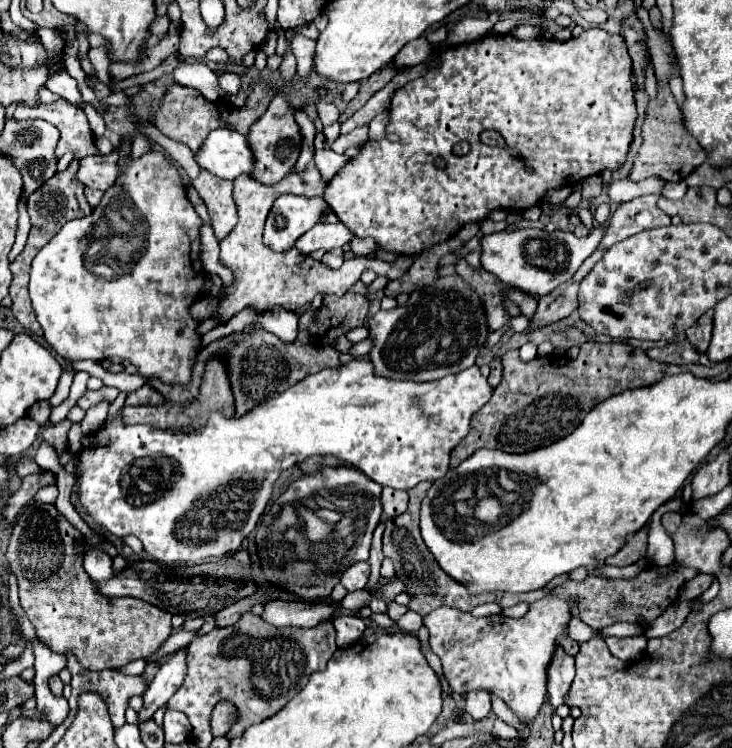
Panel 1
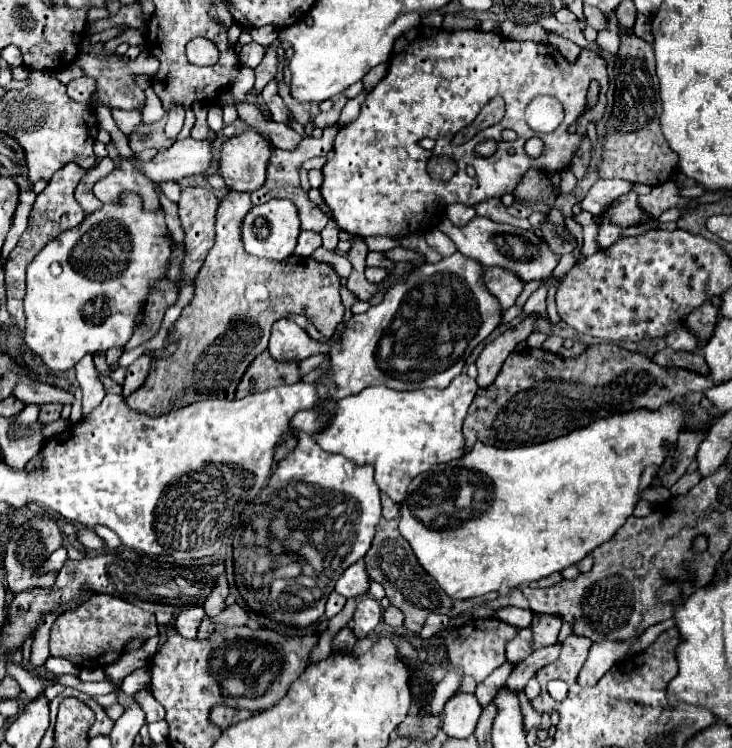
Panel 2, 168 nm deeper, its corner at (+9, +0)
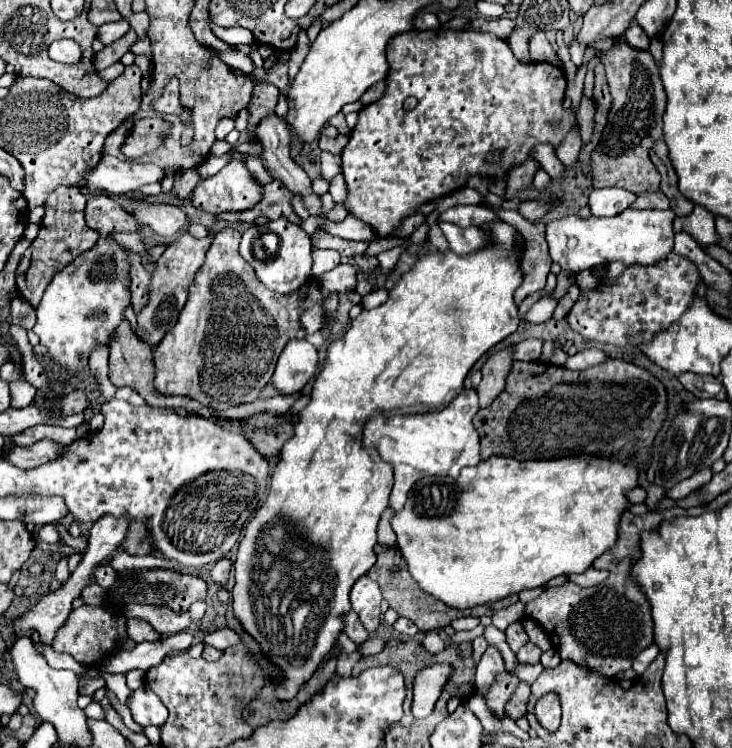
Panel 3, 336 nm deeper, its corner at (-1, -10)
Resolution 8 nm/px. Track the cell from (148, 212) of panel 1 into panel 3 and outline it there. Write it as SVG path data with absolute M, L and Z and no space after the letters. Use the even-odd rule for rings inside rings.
M100 238L86 254L82 254L82 258L76 258L74 264L66 266L66 270L58 272L54 276L54 280L46 288L46 292L36 308L36 326L32 328L34 334L40 338L40 344L44 344L48 348L48 354L54 358L54 362L58 362L66 370L74 372L88 364L90 350L94 346L108 344L110 334L124 318L124 308L130 304L130 290L128 290L130 274L128 272L130 272L130 264L124 254L124 246L120 246L108 238Z

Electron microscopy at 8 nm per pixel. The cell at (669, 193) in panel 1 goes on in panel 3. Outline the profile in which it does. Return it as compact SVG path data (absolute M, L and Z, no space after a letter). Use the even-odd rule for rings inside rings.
M600 188L590 192L588 206L594 216L614 216L616 212L622 212L628 208L628 204L634 200L634 194L620 190L620 188Z

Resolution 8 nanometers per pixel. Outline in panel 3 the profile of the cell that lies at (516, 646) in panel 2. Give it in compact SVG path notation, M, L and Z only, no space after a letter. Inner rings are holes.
M512 622L512 624L506 628L506 642L508 642L508 646L510 646L514 652L518 652L526 640L528 640L528 634L524 632L524 628L522 628L520 622Z

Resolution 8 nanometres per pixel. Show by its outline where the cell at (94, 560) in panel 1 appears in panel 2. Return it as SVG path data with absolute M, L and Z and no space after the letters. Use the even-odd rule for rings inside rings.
M61 547L48 556L48 558L44 561L44 564L36 570L36 574L44 574L49 571L58 572L63 567L67 559L67 550L65 547Z

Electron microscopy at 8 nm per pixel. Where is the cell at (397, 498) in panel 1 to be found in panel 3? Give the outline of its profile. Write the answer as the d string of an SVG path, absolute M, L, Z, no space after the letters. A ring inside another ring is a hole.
M386 508L382 512L382 518L380 518L380 526L378 526L378 544L384 544L384 546L394 546L396 544L396 534L390 526L390 518L392 518L394 510L392 508Z

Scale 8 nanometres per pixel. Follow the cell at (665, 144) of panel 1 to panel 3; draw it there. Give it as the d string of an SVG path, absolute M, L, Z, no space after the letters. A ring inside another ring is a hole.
M616 40L616 44L608 52L598 52L596 56L606 68L612 108L602 138L590 156L592 184L594 188L616 186L634 194L654 192L660 188L660 182L658 172L648 158L648 152L654 140L662 138L662 114L666 110L666 94L658 66L654 64L650 52L634 50L624 40Z

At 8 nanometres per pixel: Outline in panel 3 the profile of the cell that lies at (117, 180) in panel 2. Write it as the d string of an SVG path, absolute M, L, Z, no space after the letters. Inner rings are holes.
M134 200L132 204L136 206L136 218L152 226L154 232L158 232L160 236L174 236L186 228L188 218L178 206L148 204L148 202L134 202Z

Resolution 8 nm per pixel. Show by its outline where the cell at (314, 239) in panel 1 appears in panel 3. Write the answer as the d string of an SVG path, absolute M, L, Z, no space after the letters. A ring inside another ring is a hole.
M314 249L312 252L312 274L314 277L330 271L340 264L340 254L336 250Z

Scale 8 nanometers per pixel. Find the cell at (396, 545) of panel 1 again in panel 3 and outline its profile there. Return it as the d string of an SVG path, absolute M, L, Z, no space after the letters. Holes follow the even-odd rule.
M378 544L378 546L374 548L374 552L376 552L378 560L376 560L376 564L368 570L368 576L380 584L382 598L388 602L388 606L390 606L392 610L396 610L398 616L404 616L404 618L412 620L412 622L418 626L420 632L430 632L430 630L436 630L436 628L444 628L444 626L448 626L452 620L462 618L462 616L480 618L482 614L492 615L496 611L508 607L519 600L518 594L513 594L502 600L482 606L474 606L474 608L468 608L466 612L460 612L460 610L448 608L446 604L438 602L436 598L430 598L430 594L418 590L418 584L410 578L410 572L406 570L406 562L402 562L402 554L398 554L398 548L396 548L396 546L380 546L380 544Z

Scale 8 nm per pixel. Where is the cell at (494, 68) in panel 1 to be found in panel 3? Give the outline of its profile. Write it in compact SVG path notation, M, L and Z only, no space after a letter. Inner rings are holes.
M408 30L388 42L386 56L390 70L384 96L358 112L358 122L342 152L342 174L348 186L344 206L350 214L370 224L380 238L388 238L400 220L414 214L420 204L462 188L474 174L504 176L512 164L530 158L532 146L540 142L558 146L574 126L574 112L562 106L564 72L546 62L518 62L508 42L494 34L476 30ZM408 96L418 100L412 110L404 110ZM492 150L500 150L502 160L488 162L486 156Z

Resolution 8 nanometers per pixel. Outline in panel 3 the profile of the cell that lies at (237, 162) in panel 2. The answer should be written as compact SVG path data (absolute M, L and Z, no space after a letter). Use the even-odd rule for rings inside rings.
M232 158L218 174L202 180L192 192L192 204L210 214L244 212L260 198L262 186L250 178L240 158Z

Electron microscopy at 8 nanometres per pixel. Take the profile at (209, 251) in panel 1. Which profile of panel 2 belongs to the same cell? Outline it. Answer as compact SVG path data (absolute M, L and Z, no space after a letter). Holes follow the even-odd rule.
M149 86L145 91L146 104L142 111L142 120L144 123L152 123L159 121L165 115L165 110L161 101L153 91L152 86Z

